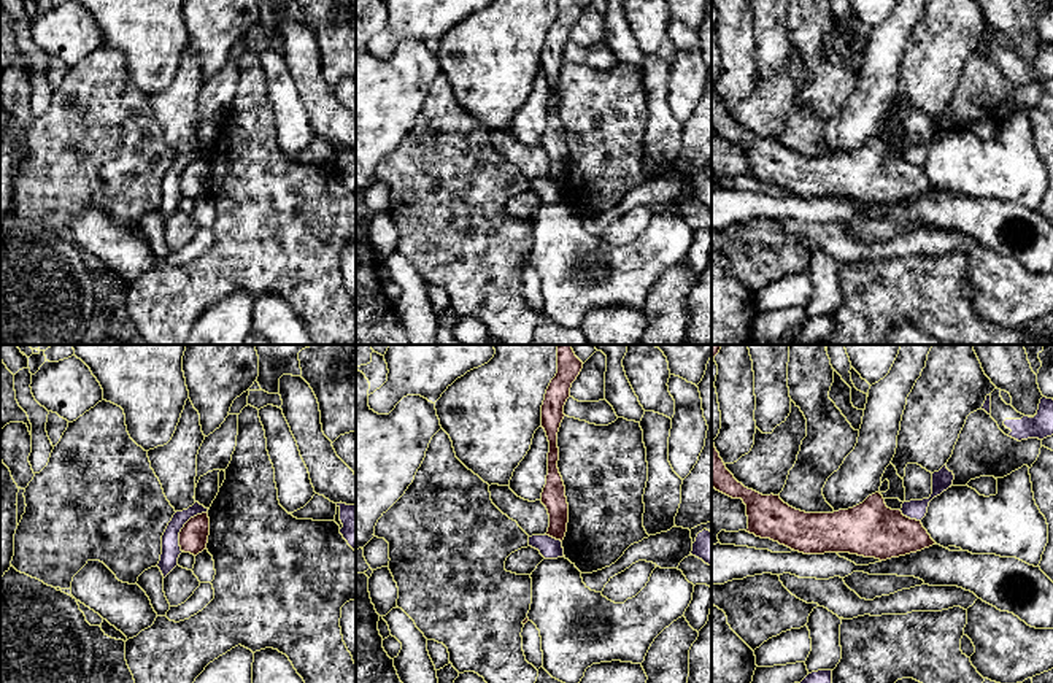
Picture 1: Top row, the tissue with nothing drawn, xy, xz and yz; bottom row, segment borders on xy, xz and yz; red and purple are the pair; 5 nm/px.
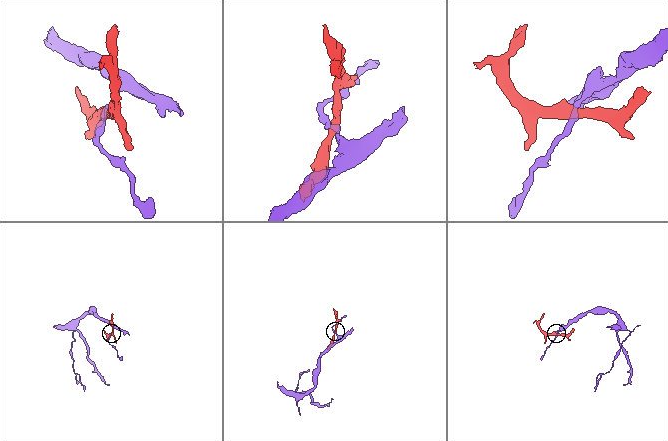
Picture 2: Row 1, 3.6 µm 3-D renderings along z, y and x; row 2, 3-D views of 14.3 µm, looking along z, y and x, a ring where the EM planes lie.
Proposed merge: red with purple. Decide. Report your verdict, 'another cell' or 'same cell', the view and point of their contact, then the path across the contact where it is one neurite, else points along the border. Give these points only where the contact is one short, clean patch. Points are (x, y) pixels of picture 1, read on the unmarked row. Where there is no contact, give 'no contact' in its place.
another cell | xy (183, 172) | along xy (207, 156), (194, 159), (181, 173), (181, 196)

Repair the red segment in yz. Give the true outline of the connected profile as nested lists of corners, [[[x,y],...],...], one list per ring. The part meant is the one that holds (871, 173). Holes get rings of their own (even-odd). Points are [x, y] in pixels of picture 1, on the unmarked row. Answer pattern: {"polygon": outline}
{"polygon": [[[713,84],[712,130],[732,143],[743,145],[748,160],[746,176],[761,183],[770,183],[804,199],[850,197],[886,205],[935,189],[921,165],[904,160],[901,154],[888,152],[880,137],[869,140],[862,148],[848,154],[834,157],[805,157],[785,148],[780,140],[762,140],[748,133],[726,113]]]}

